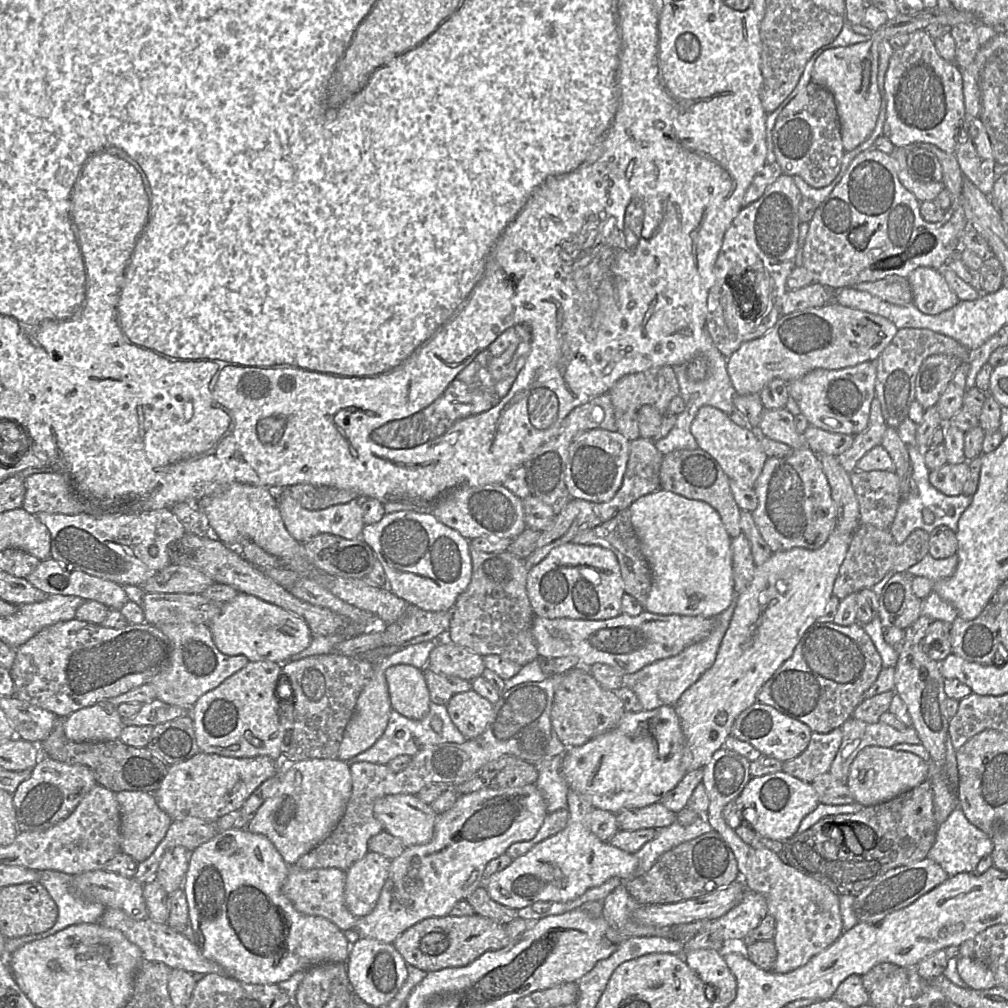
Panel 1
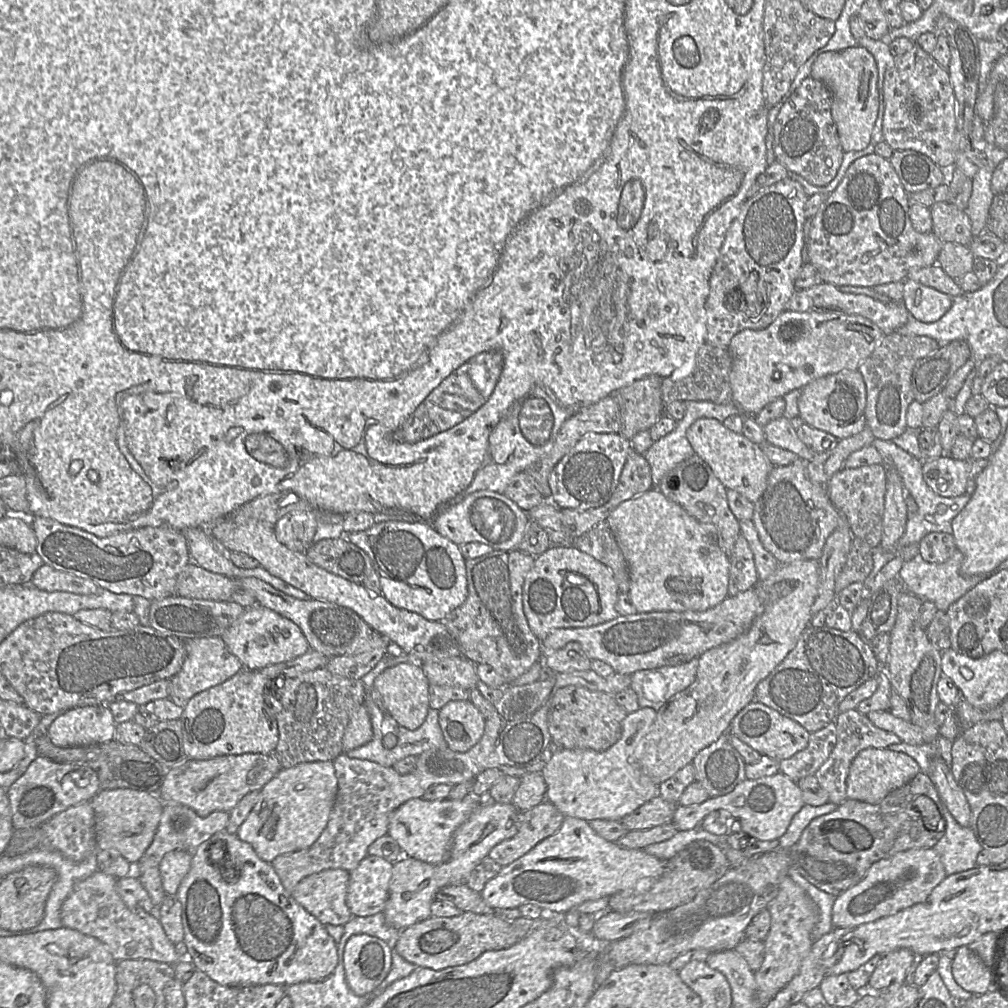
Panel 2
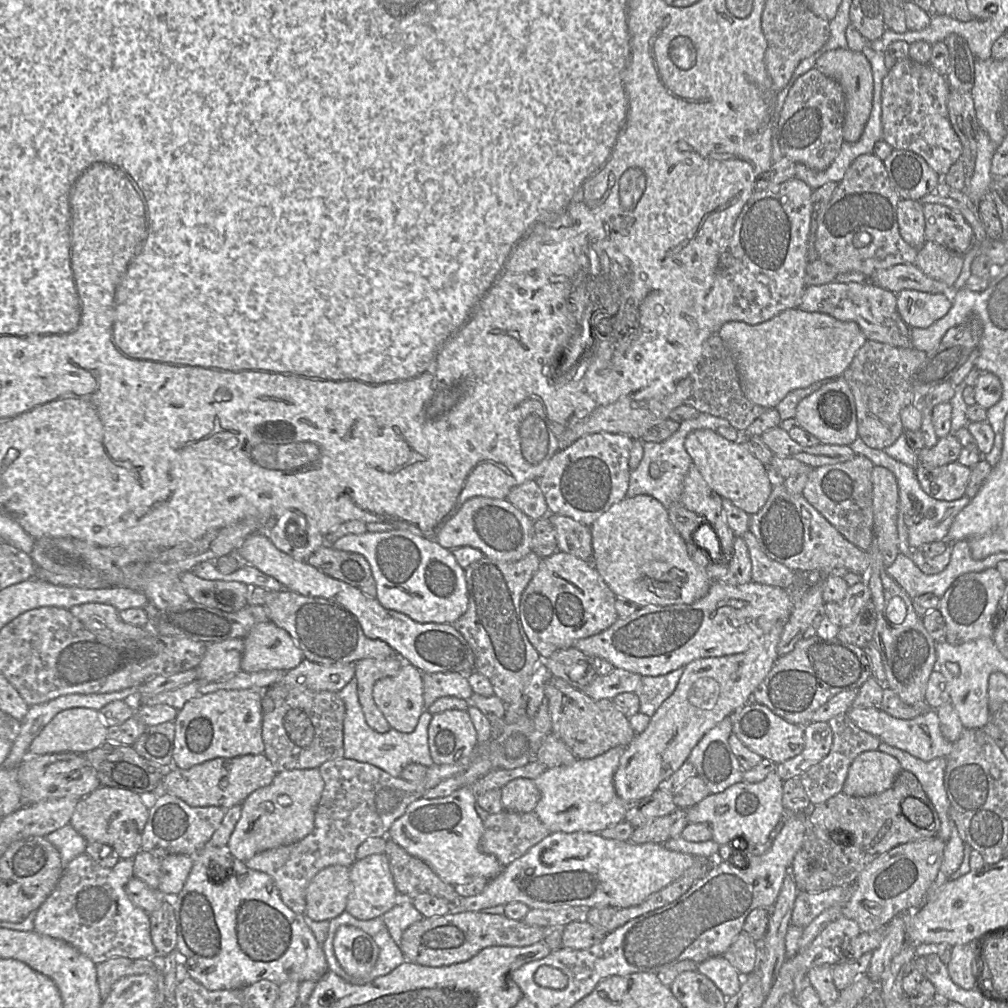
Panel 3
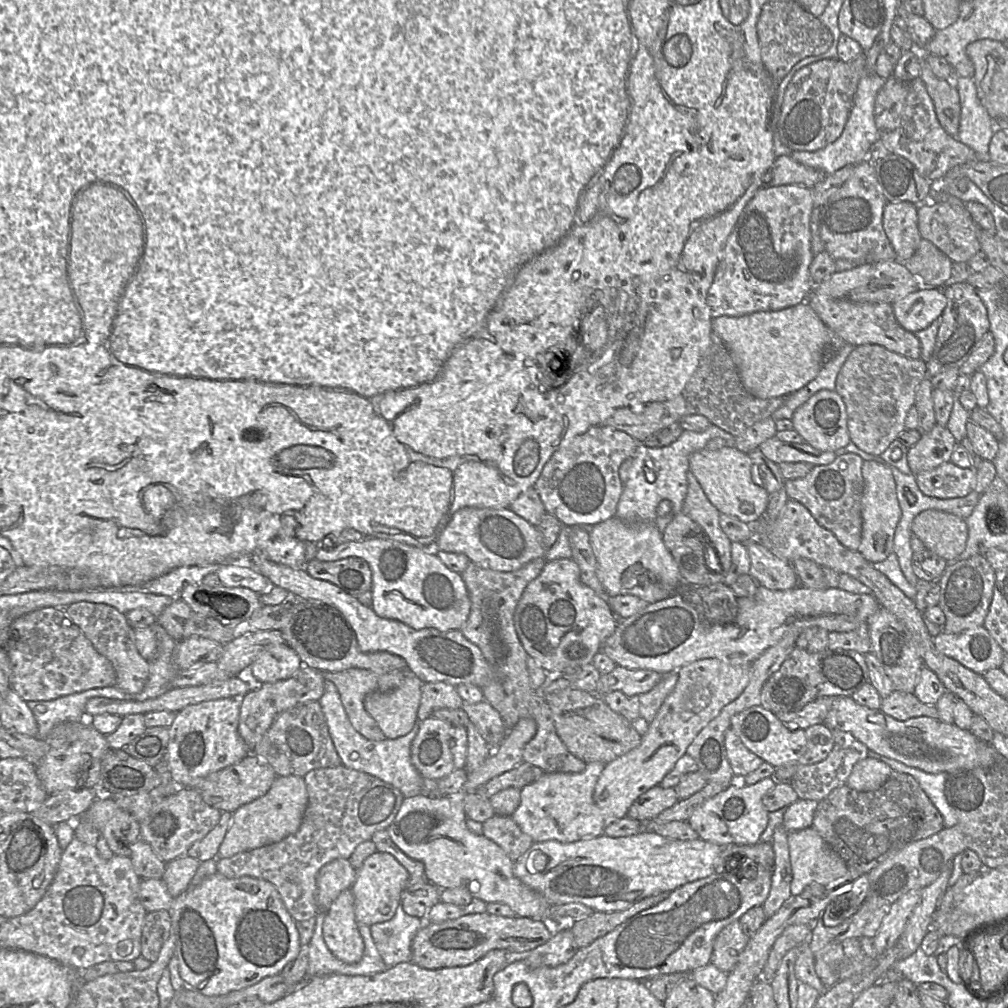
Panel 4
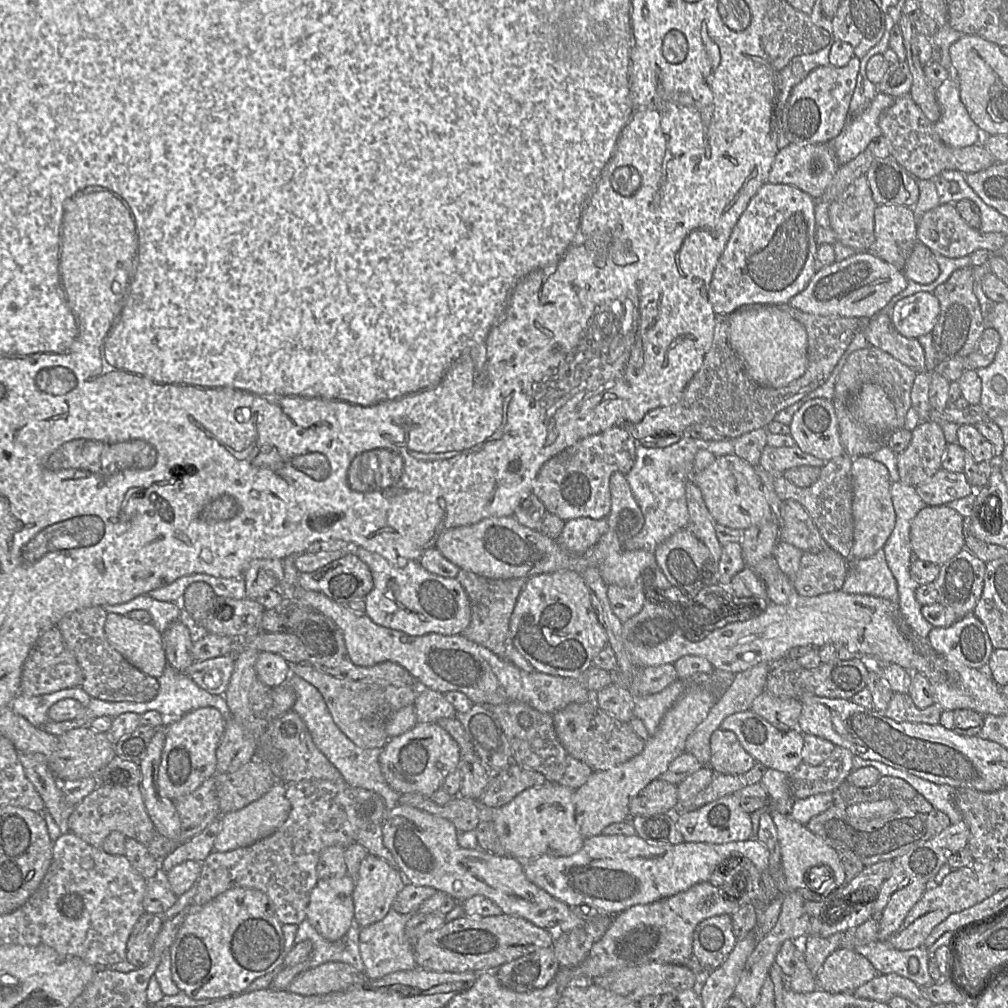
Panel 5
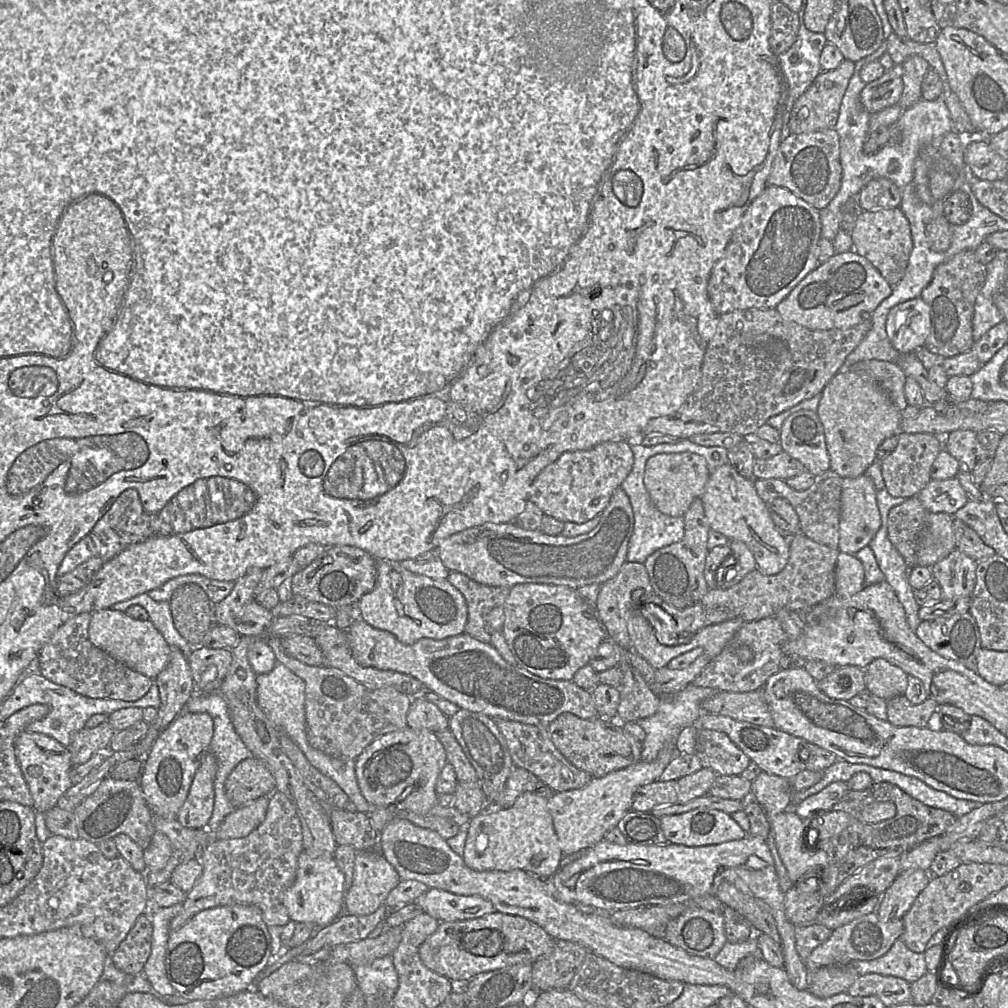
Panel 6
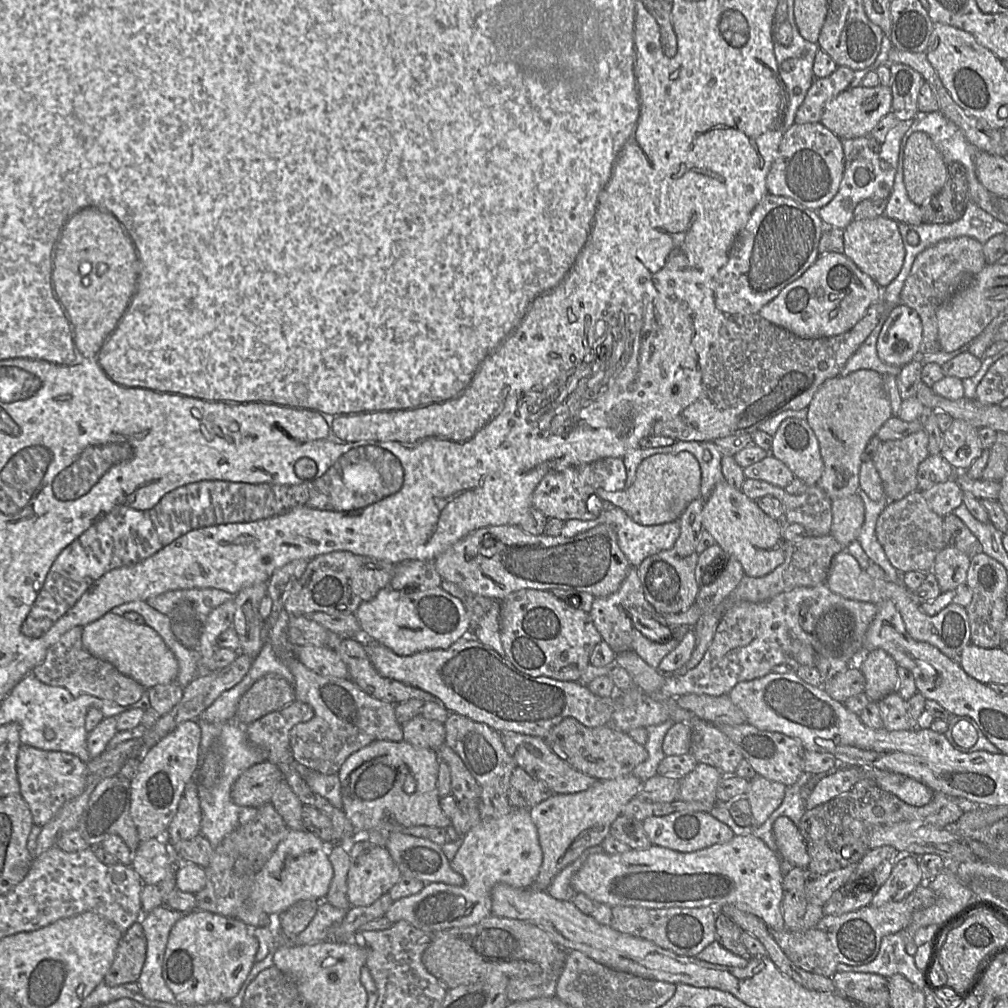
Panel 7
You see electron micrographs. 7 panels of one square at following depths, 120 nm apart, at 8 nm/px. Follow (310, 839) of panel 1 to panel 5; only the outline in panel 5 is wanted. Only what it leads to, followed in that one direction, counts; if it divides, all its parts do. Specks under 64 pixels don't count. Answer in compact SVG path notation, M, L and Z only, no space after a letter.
M277 781L263 796L247 806L225 813L220 818L220 829L214 850L225 852L245 847L273 834L288 818L291 803L286 797L287 784Z

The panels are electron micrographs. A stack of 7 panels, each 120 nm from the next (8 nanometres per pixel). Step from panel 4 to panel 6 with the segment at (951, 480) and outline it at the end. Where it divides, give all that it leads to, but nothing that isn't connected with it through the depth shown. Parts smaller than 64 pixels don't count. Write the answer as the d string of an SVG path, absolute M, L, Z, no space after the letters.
M957 477L946 480L931 479L917 494L922 506L929 513L954 515L969 501Z

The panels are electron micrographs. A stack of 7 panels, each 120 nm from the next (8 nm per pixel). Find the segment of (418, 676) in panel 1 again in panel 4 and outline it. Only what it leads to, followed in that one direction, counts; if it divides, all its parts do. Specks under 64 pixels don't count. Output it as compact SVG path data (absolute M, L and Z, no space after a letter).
M406 672L403 683L396 689L382 693L372 692L365 698L365 708L375 719L386 739L397 739L407 735L417 722L423 682L415 675Z

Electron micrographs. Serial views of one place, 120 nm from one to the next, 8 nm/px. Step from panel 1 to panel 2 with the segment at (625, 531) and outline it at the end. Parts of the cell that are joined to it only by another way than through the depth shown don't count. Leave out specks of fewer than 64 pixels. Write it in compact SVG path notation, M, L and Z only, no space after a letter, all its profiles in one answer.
M599 523L574 540L573 545L606 565L614 575L620 593L628 593L629 572L624 556L606 523Z

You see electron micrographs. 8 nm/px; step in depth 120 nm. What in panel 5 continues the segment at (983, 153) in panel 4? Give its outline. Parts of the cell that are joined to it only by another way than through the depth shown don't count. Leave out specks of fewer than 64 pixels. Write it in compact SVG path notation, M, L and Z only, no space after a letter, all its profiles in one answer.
M948 78L946 79L942 85L936 88L936 97L938 104L940 106L941 115L940 118L933 123L933 128L938 137L948 146L951 147L966 147L970 146L976 143L983 143L984 144L984 138L987 137L987 135L992 135L989 133L985 133L979 126L972 120L970 117L967 108L963 104L961 98L960 98L960 87L959 83L956 80L956 78Z

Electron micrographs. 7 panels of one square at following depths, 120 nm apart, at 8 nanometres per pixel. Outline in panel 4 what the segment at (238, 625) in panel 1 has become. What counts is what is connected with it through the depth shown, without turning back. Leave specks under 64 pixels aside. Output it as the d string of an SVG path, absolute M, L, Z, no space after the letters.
M286 643L263 650L249 667L249 674L259 684L285 680L302 667L299 655Z

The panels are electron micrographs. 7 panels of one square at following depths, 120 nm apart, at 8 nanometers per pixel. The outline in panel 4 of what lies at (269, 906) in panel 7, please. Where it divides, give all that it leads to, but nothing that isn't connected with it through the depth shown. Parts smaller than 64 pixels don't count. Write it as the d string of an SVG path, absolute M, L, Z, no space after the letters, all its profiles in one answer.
M351 888L341 892L322 917L322 936L329 951L345 963L359 962L364 942L358 930Z

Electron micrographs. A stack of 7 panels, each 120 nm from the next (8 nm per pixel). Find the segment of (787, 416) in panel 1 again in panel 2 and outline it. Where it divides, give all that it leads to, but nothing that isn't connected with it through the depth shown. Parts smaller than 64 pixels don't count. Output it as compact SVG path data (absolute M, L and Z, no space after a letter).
M782 416L763 427L766 442L795 453L799 459L809 462L816 454L797 436L790 420Z

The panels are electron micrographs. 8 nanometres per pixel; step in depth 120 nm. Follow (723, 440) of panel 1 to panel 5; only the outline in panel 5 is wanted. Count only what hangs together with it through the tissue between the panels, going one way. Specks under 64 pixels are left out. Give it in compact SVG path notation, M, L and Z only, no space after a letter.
M735 454L716 457L704 470L693 474L693 481L701 490L716 524L745 531L751 526L773 520L773 513L754 467Z

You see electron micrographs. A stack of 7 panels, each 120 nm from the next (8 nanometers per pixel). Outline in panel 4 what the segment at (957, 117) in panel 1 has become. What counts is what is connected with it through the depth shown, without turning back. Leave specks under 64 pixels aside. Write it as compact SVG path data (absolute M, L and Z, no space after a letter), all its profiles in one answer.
M893 75L889 76L877 94L874 118L880 140L889 151L911 162L918 173L930 182L941 181L957 165L978 160L974 150L943 129L933 102L919 77L902 81Z

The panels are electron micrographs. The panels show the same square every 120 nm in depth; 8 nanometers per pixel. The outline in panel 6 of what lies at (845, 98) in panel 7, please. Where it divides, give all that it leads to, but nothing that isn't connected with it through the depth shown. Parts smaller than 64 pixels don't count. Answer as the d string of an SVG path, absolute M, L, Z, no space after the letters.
M902 65L886 70L879 78L866 83L860 100L869 113L898 104L903 91Z

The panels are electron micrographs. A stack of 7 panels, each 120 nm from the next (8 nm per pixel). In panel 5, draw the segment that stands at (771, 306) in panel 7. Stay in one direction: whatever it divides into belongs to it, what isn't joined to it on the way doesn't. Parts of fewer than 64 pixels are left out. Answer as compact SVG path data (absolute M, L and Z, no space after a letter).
M856 252L816 271L807 287L795 295L789 305L808 314L869 319L903 291L907 284L908 279L902 270L871 252Z

